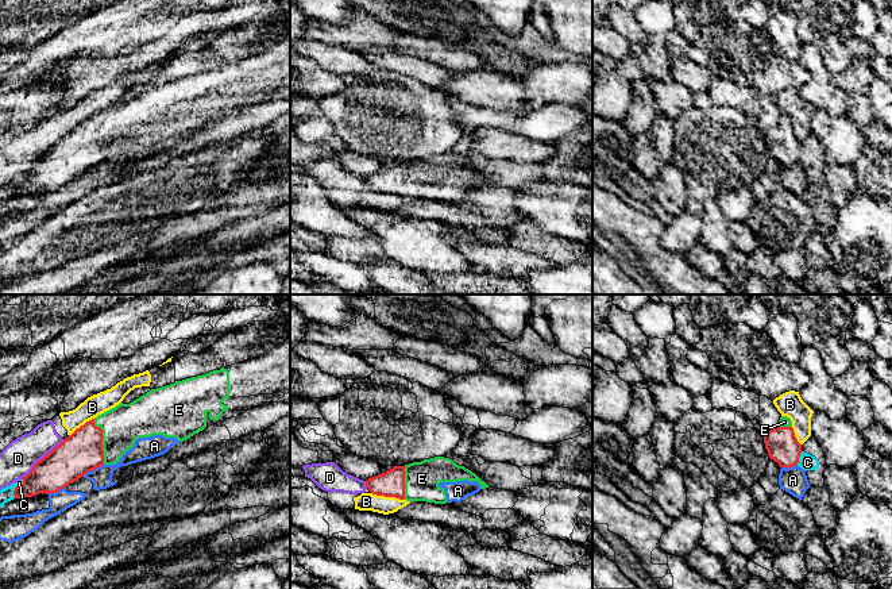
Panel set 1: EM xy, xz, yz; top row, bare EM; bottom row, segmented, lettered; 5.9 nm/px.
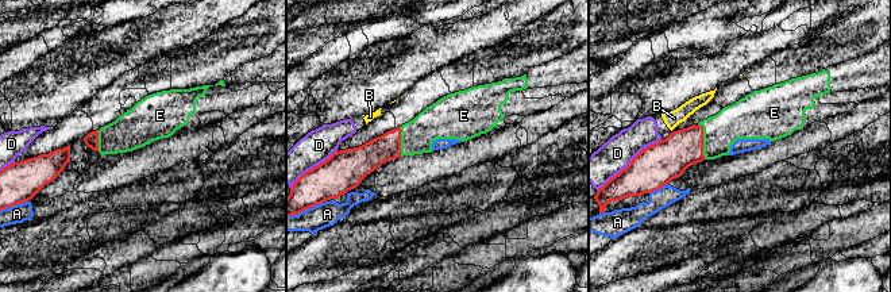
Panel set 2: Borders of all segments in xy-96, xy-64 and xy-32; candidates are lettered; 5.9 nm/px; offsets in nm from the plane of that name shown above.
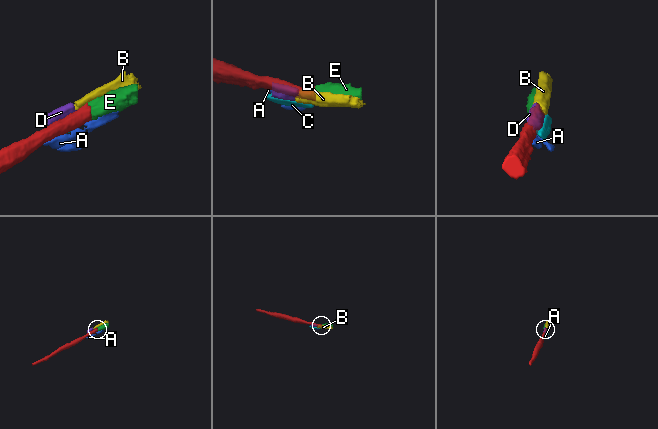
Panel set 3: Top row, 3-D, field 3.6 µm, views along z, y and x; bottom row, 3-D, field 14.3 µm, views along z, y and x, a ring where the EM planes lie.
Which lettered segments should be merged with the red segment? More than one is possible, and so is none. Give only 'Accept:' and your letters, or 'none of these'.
Accept: E

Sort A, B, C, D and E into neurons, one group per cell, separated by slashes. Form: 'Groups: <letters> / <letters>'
Groups: A / B D / C / E

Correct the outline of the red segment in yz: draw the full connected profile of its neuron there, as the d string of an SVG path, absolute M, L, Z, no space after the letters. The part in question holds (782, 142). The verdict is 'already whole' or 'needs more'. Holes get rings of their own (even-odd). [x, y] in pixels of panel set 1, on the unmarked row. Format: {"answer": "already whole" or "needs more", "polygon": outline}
{"answer": "needs more", "polygon": "M781 113L779 122L764 132L764 140L769 155L780 165L798 163L802 142L795 134L789 115Z"}

